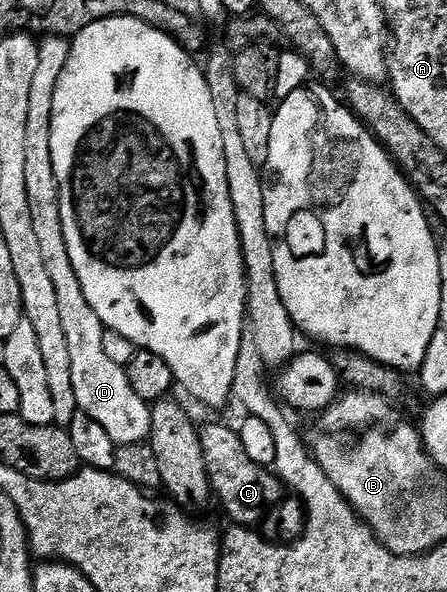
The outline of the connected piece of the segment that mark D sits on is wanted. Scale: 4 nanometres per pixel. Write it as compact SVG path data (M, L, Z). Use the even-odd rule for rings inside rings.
M44 36L38 42L37 72L33 88L29 91L29 120L25 146L25 191L29 191L29 215L33 215L33 227L49 280L57 294L57 308L65 340L69 343L69 363L73 366L73 391L77 395L80 410L101 423L106 434L116 446L146 442L151 435L151 405L129 387L127 370L112 363L105 355L104 325L89 307L85 291L81 291L81 279L73 271L73 259L69 259L69 247L65 247L65 227L61 223L61 195L57 187L57 175L53 171L53 151L49 147L51 120L53 119L53 91L57 91L57 79L65 71L69 59L71 41L66 37Z

